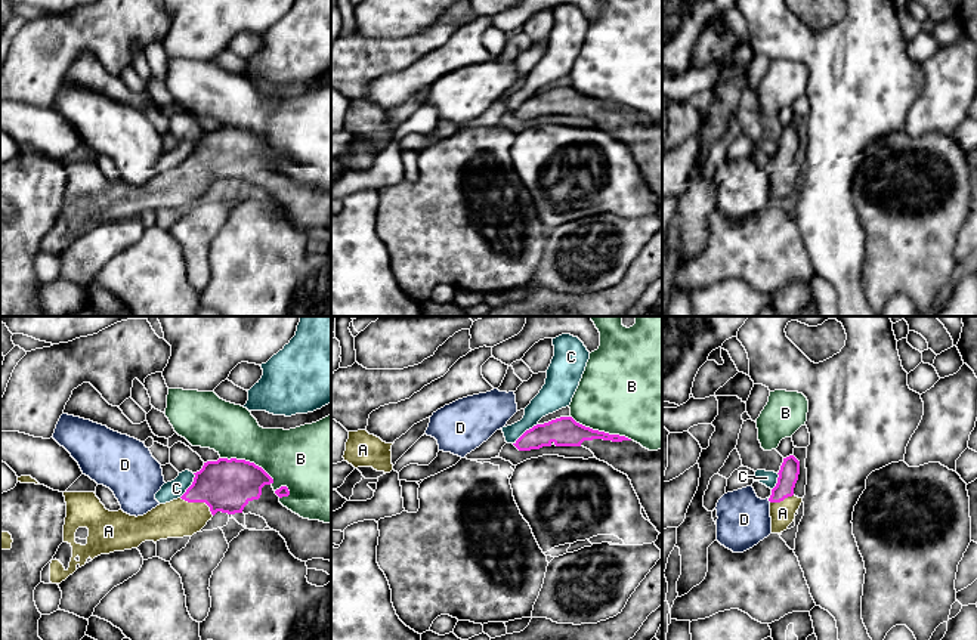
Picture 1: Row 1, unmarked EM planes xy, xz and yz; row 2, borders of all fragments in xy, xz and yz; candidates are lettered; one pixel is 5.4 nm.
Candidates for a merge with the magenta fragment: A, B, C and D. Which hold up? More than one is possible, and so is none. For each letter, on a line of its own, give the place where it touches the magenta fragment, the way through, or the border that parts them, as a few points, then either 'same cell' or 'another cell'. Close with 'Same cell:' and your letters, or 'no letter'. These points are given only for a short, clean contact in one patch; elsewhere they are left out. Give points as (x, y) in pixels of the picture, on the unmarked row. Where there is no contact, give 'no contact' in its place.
A: contact xy (198, 170); way xy (225, 154), (216, 155), (198, 170), (182, 186), (176, 188); same cell
B: contact xz (602, 101); another cell
C: contact xz (525, 101); border xz (537, 92), (513, 113); another cell
D: contact yz (769, 169); border yz (767, 167), (770, 170); another cell
Same cell: A

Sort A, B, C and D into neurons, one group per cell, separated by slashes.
A / B / C / D

